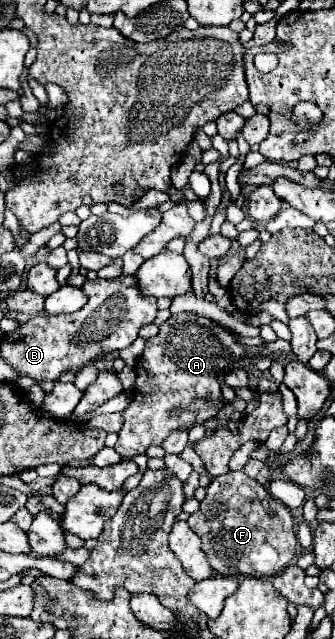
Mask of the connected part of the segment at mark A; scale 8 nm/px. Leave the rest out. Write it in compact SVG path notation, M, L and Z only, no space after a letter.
M172 314L160 326L158 336L146 340L144 354L136 364L134 398L122 412L124 424L118 432L114 450L122 456L122 460L132 460L136 454L146 454L150 446L160 446L172 432L194 426L198 416L196 410L184 412L178 418L168 418L168 410L174 406L188 406L200 398L212 404L224 402L222 382L226 378L226 370L244 358L246 350L236 332L202 314Z

